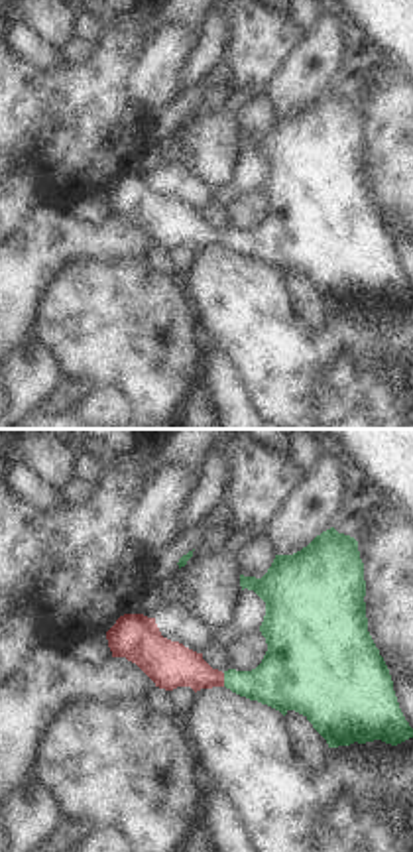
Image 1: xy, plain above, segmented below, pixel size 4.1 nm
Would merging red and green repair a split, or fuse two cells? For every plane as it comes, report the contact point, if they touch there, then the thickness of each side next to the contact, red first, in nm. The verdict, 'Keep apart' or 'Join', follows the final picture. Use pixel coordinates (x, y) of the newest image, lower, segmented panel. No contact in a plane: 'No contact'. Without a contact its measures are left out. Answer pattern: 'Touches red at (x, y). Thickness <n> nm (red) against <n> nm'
Touches red at (223, 679). Thickness 190 nm (red) against 240 nm

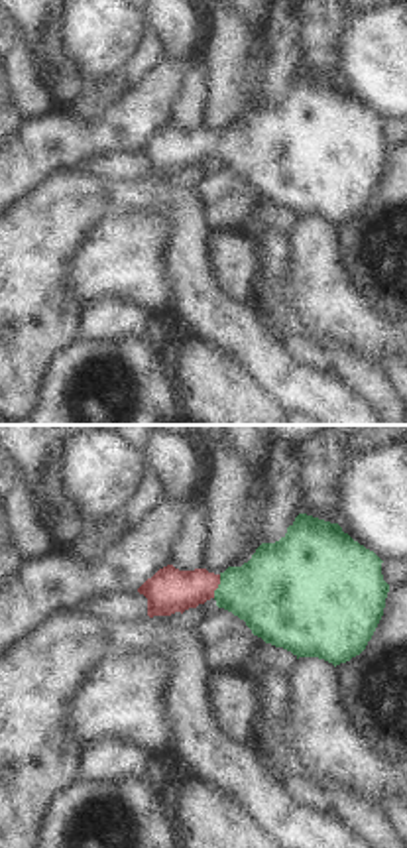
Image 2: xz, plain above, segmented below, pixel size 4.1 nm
Touches red at (217, 587). Thickness 180 nm (red) against 360 nm

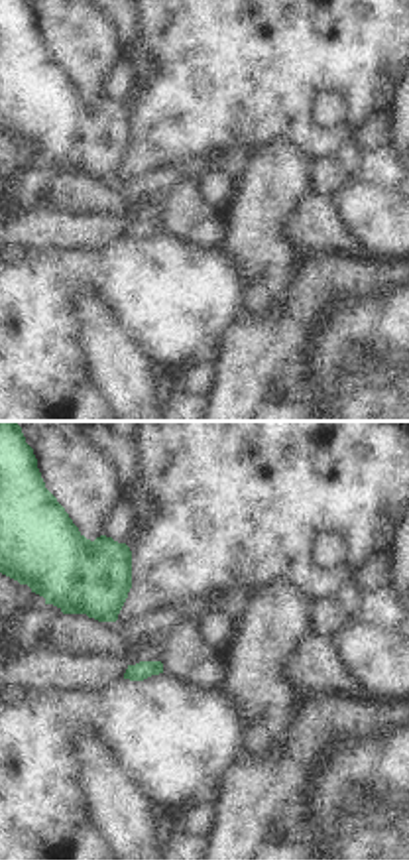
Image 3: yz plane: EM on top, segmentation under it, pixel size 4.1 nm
No contact

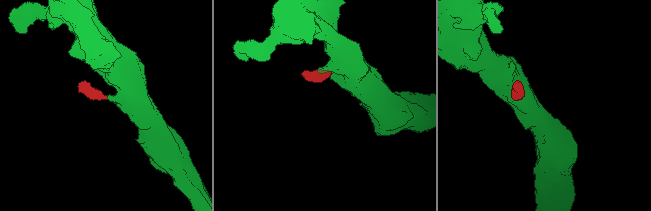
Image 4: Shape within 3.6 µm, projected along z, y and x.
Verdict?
Join

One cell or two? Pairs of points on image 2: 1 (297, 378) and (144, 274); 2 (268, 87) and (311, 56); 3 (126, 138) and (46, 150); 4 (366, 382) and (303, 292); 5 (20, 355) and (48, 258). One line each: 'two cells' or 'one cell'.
1: two cells
2: two cells
3: one cell
4: two cells
5: one cell

